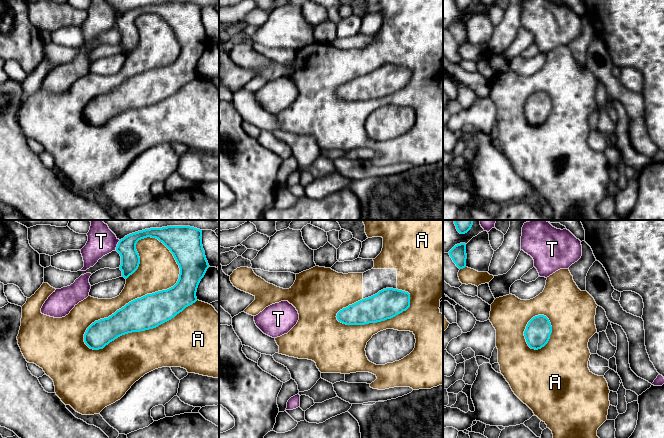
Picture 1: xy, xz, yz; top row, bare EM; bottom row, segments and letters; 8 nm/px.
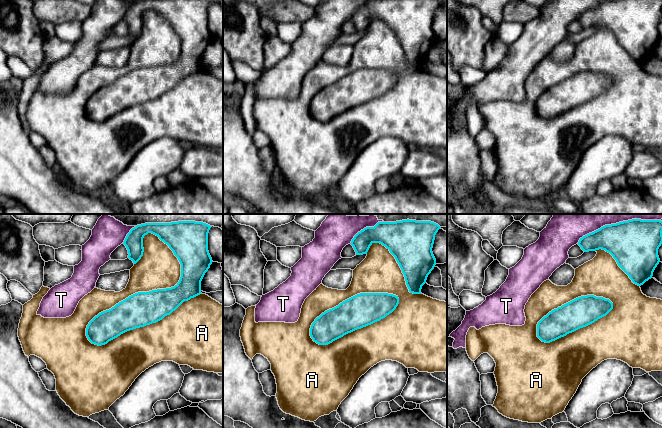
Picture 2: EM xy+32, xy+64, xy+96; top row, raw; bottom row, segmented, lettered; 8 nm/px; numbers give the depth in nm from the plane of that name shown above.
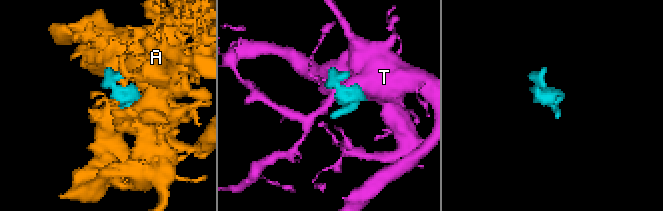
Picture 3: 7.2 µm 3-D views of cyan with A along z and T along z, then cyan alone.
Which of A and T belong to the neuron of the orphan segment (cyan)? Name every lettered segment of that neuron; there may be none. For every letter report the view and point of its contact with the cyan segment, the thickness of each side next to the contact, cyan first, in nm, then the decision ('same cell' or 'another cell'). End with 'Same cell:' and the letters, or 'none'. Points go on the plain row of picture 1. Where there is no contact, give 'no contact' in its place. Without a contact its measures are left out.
A: xy (147, 70) | 260/320 nm | same cell
T: xy (117, 21) | 160/220 nm | another cell
Same cell: A

